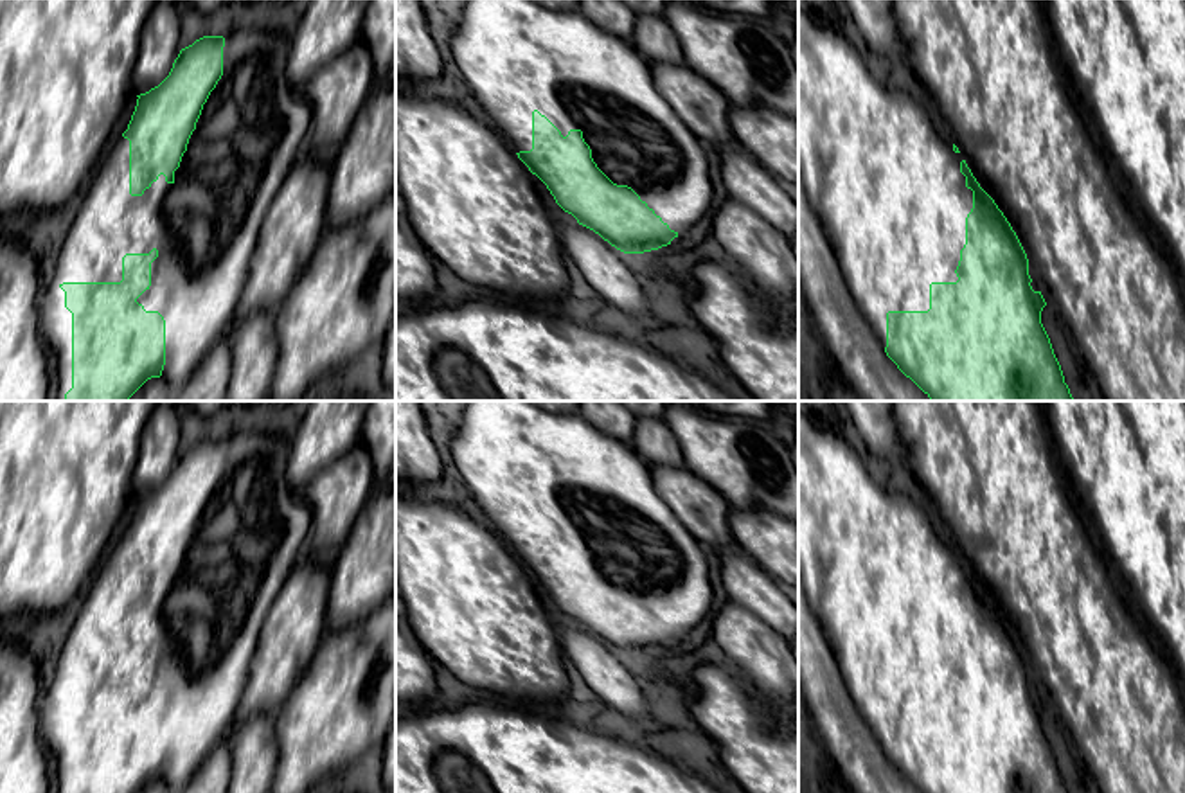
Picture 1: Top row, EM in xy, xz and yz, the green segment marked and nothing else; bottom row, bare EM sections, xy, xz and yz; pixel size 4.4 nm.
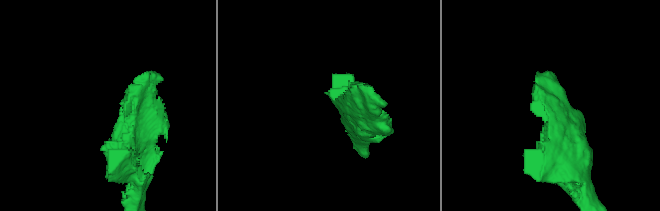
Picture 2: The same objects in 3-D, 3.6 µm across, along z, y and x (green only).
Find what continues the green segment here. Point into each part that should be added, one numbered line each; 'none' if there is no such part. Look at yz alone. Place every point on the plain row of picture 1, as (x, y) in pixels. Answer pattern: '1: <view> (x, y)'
1: yz (885, 588)

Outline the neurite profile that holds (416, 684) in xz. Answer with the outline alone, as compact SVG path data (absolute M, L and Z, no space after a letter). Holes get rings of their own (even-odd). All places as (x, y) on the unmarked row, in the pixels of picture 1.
M396 590L396 698L412 708L433 707L439 694L433 658L408 624L405 602Z

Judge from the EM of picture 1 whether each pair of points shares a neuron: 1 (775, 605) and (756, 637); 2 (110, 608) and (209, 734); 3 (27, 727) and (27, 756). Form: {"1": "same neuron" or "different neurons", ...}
{"1": "different neurons", "2": "same neuron", "3": "same neuron"}

